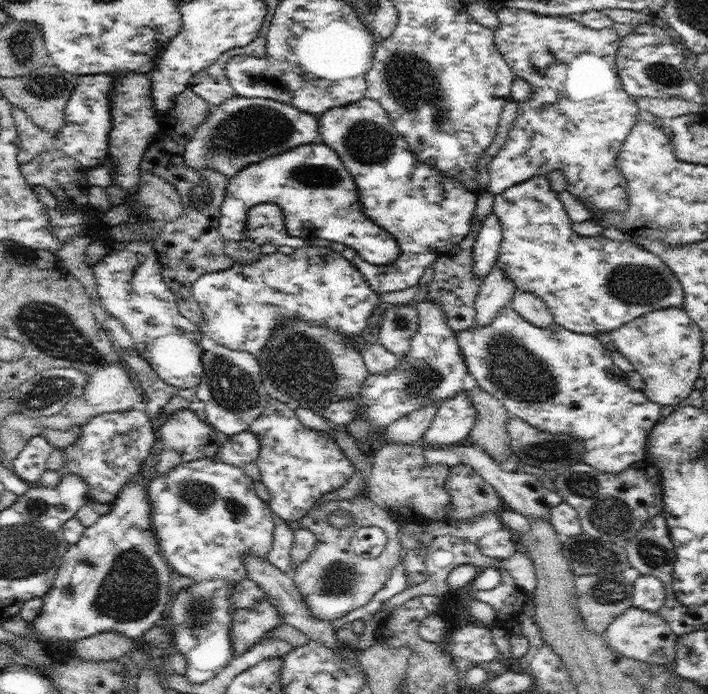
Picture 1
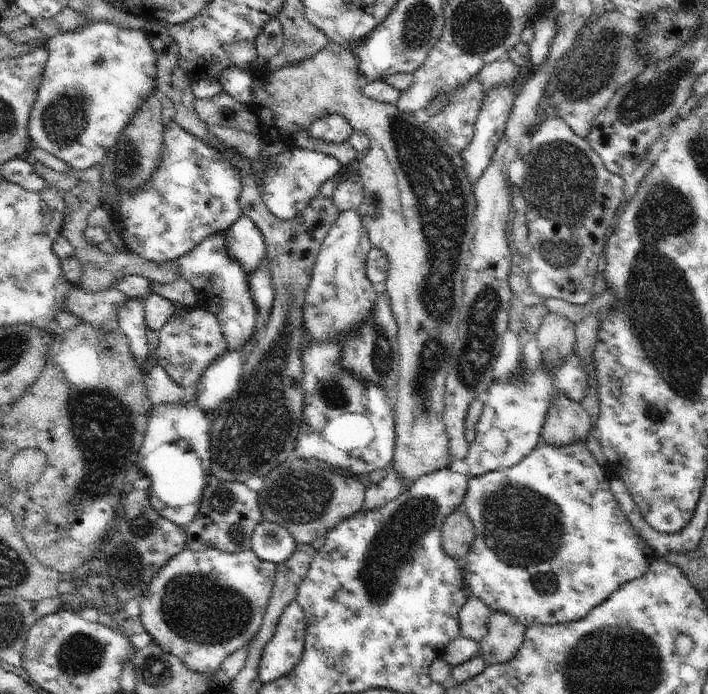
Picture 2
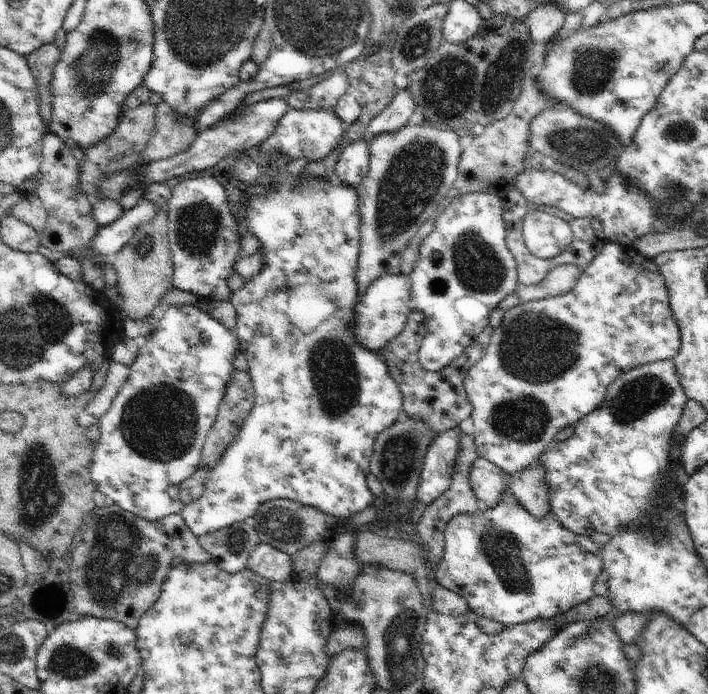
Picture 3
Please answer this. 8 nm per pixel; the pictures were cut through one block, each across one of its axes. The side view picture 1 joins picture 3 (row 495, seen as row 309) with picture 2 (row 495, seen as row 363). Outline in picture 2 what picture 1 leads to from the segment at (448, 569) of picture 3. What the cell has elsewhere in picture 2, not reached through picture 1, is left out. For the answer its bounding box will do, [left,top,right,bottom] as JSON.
[462,440,655,627]

